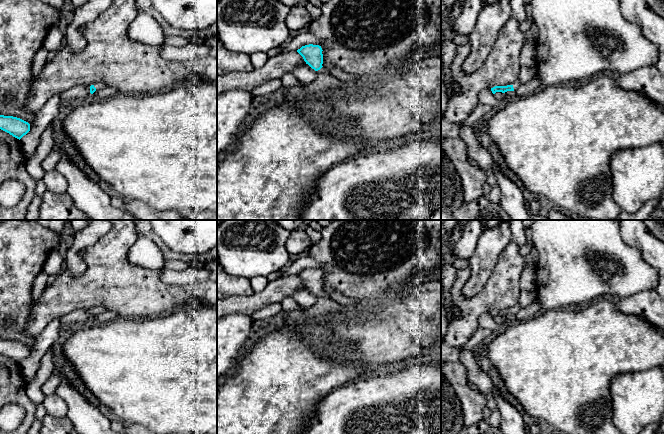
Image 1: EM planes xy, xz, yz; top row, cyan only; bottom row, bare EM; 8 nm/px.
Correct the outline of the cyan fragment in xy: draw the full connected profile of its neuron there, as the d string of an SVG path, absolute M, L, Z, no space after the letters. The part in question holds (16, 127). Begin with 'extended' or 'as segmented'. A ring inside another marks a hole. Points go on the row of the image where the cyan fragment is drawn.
as segmented | M0 115L0 129L20 140L30 131L30 124L17 117Z

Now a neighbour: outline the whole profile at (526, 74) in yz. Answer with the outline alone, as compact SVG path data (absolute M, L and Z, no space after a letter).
M521 66L521 70L519 72L518 84L523 85L529 82L533 76L535 75L535 68L528 68Z

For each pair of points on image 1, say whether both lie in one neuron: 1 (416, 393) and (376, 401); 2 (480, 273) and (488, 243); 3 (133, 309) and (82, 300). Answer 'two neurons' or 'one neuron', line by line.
1: one neuron
2: one neuron
3: one neuron

